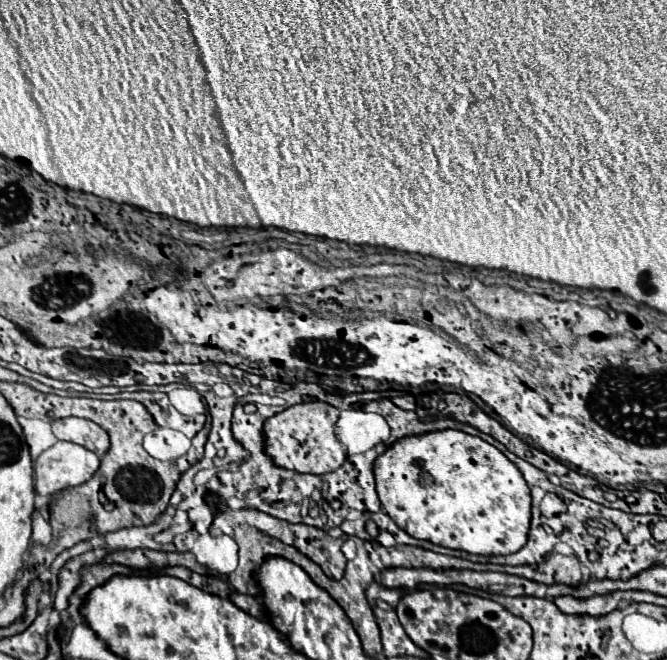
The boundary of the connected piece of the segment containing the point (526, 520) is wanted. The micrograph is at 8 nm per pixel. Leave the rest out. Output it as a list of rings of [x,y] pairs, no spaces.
[[[458,430],[402,438],[374,464],[376,490],[388,516],[410,536],[480,556],[518,552],[530,530],[530,488],[498,448]]]

